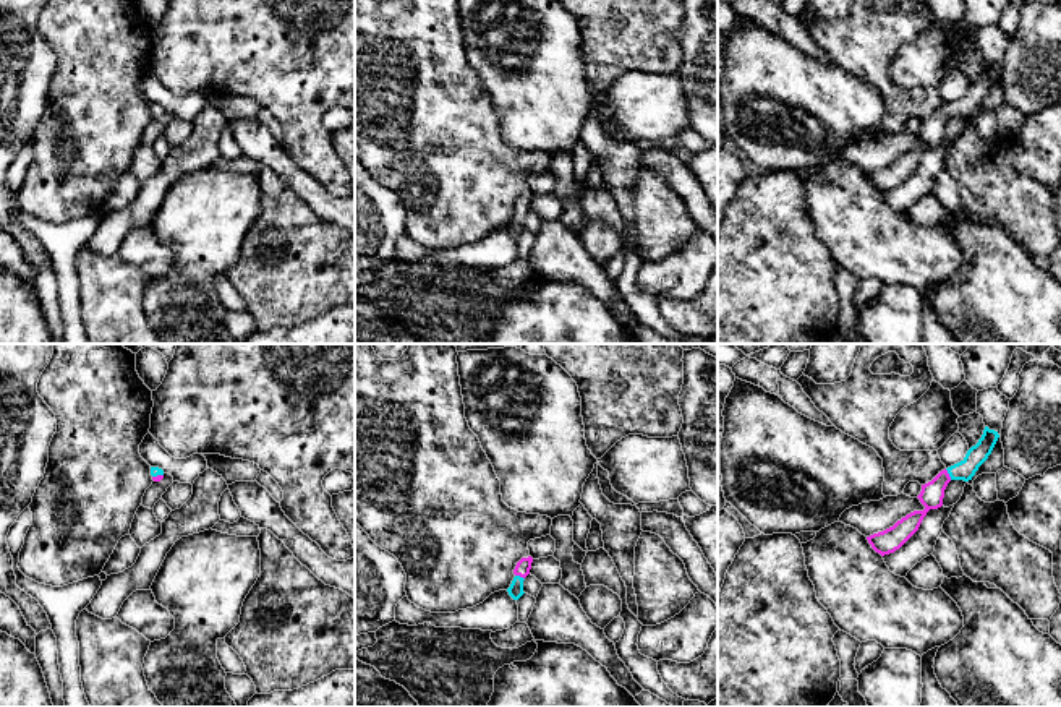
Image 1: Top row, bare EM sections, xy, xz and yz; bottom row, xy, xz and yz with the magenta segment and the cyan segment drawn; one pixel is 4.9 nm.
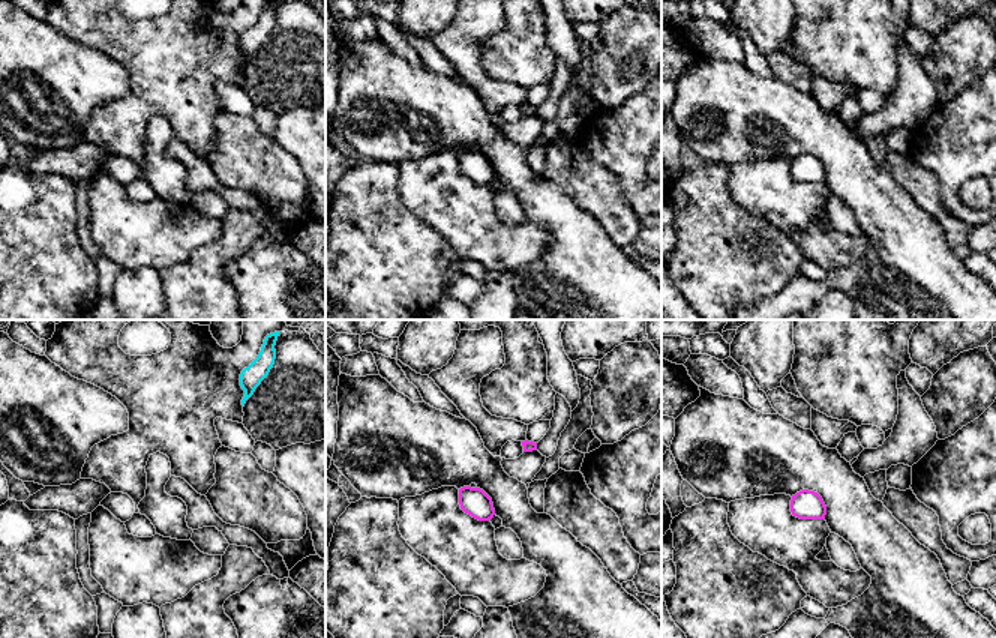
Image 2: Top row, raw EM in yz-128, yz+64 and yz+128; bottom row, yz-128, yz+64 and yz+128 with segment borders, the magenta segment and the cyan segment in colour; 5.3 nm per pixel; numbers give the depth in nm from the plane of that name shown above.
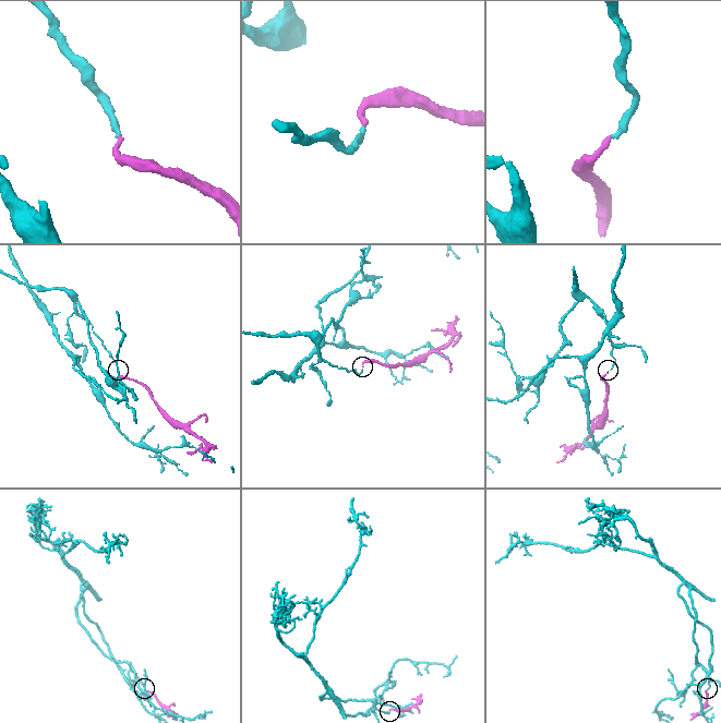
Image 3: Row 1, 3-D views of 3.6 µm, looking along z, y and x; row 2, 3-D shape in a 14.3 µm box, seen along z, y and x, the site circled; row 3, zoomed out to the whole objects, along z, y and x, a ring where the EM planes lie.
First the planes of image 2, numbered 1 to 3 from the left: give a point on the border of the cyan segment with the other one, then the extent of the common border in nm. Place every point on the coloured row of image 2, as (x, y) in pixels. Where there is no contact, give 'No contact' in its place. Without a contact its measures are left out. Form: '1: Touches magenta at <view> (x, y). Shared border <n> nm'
1: No contact
2: No contact
3: No contact

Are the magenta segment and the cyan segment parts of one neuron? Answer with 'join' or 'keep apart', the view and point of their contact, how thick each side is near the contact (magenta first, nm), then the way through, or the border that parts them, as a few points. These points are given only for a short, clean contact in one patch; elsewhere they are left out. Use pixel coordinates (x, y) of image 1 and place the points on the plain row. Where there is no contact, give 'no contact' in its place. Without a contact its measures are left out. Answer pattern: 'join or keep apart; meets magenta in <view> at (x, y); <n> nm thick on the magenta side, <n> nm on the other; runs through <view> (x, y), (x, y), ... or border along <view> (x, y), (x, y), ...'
join; meets magenta in yz at (948, 111); 120 nm thick on the magenta side, 100 nm on the other; runs through yz (932, 130), (948, 111), (961, 107), (977, 91)

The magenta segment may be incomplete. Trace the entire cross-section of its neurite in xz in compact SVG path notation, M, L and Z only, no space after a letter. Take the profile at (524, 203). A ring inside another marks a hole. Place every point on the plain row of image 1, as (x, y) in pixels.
M531 193L522 195L513 206L515 214L513 214L510 224L507 225L509 232L513 237L518 237L525 230L523 229L523 217L530 211L531 199L533 199Z

